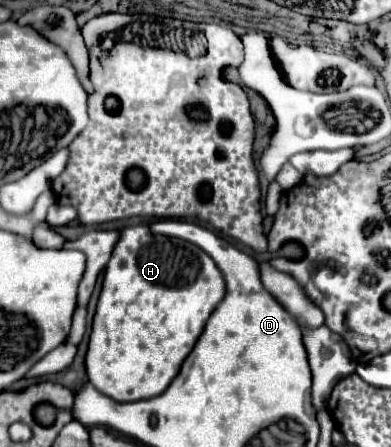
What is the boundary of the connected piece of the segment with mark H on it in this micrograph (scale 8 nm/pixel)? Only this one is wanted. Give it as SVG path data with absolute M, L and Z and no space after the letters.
M130 226L122 230L106 266L102 292L92 320L92 334L86 352L86 374L90 384L116 402L148 400L162 394L194 348L208 316L224 298L224 292L226 288L220 270L198 246L186 240L152 234L148 226Z

